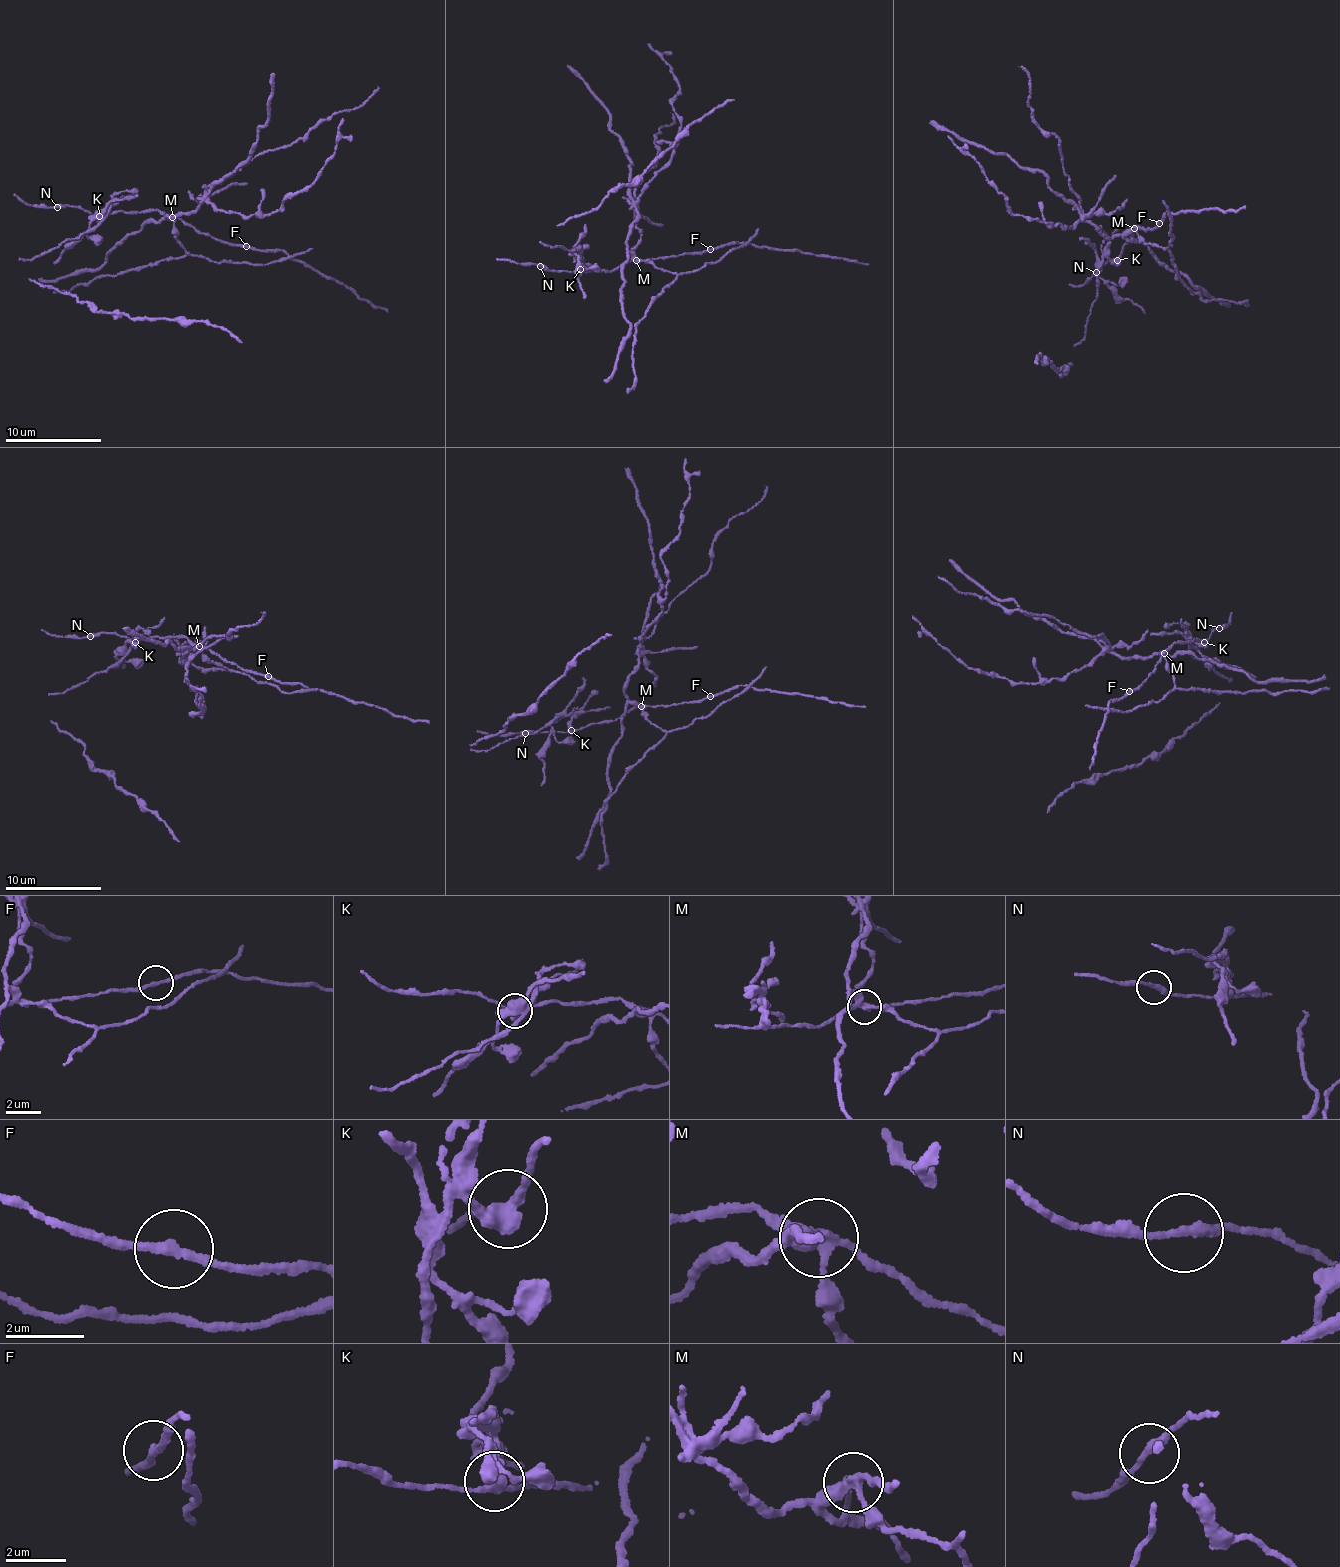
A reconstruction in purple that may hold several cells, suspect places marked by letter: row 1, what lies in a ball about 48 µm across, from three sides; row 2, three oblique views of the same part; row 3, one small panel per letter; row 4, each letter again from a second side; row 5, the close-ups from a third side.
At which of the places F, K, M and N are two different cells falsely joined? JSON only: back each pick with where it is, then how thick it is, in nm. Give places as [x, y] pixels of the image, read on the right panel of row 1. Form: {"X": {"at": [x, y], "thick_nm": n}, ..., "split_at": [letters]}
{"K": {"at": [1117, 260], "thick_nm": 320}, "M": {"at": [1134, 228], "thick_nm": 320}, "split_at": ["K", "M"]}

